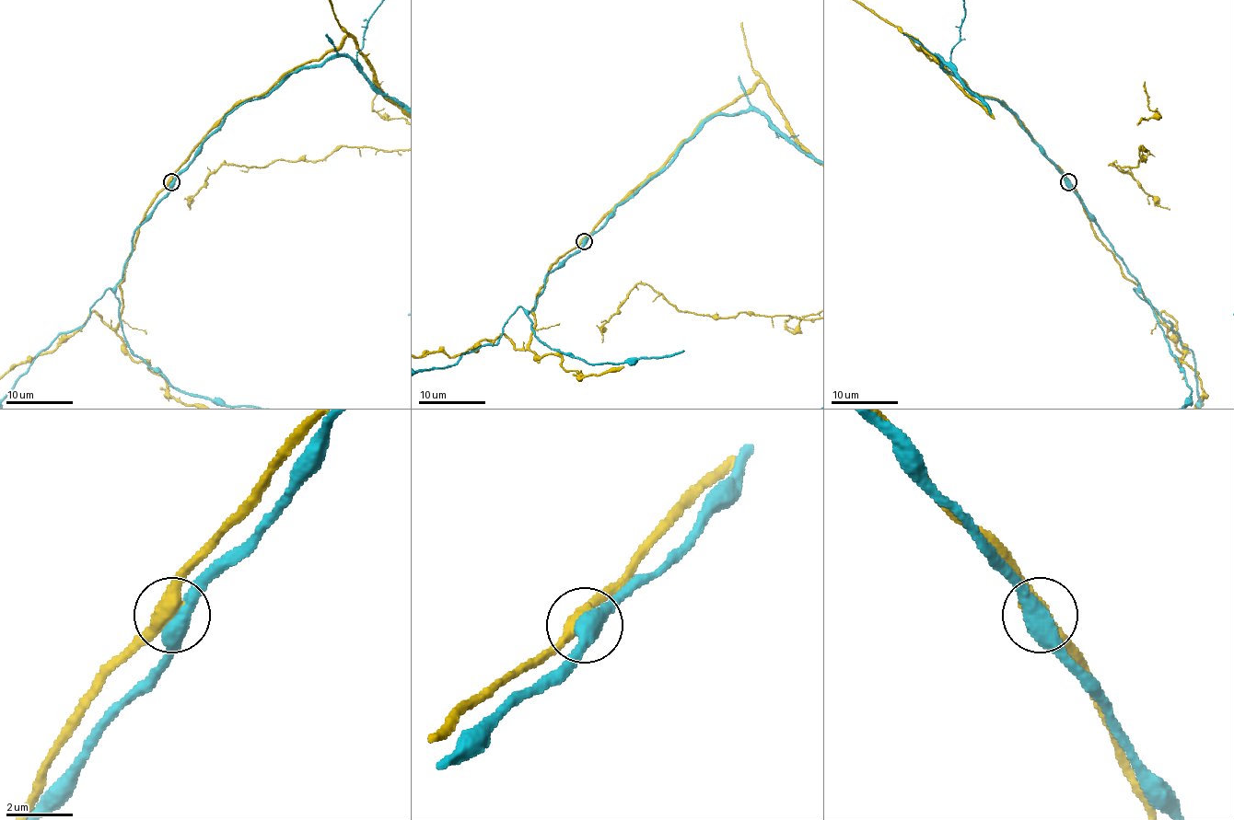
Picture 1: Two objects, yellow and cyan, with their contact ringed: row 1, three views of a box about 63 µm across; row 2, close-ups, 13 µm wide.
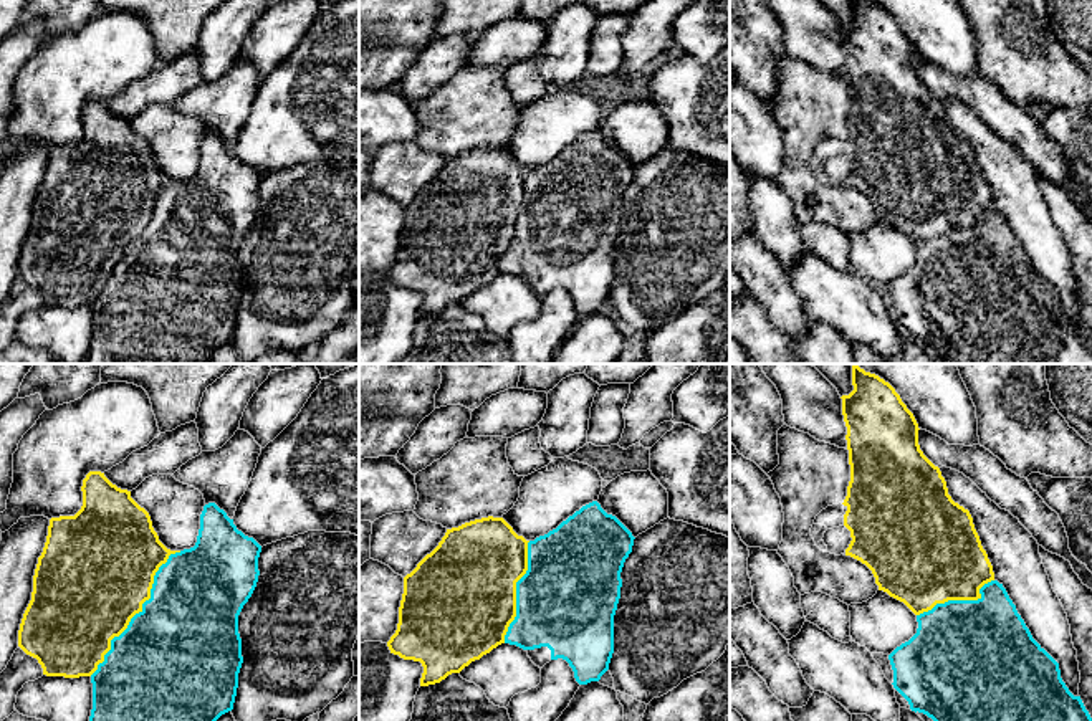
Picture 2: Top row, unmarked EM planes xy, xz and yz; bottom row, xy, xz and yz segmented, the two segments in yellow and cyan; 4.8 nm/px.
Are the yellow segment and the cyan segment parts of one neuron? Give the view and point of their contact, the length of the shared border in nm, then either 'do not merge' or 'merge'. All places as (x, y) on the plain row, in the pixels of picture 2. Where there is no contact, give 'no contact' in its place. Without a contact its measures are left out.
xy (139, 240) | 750 nm | do not merge

